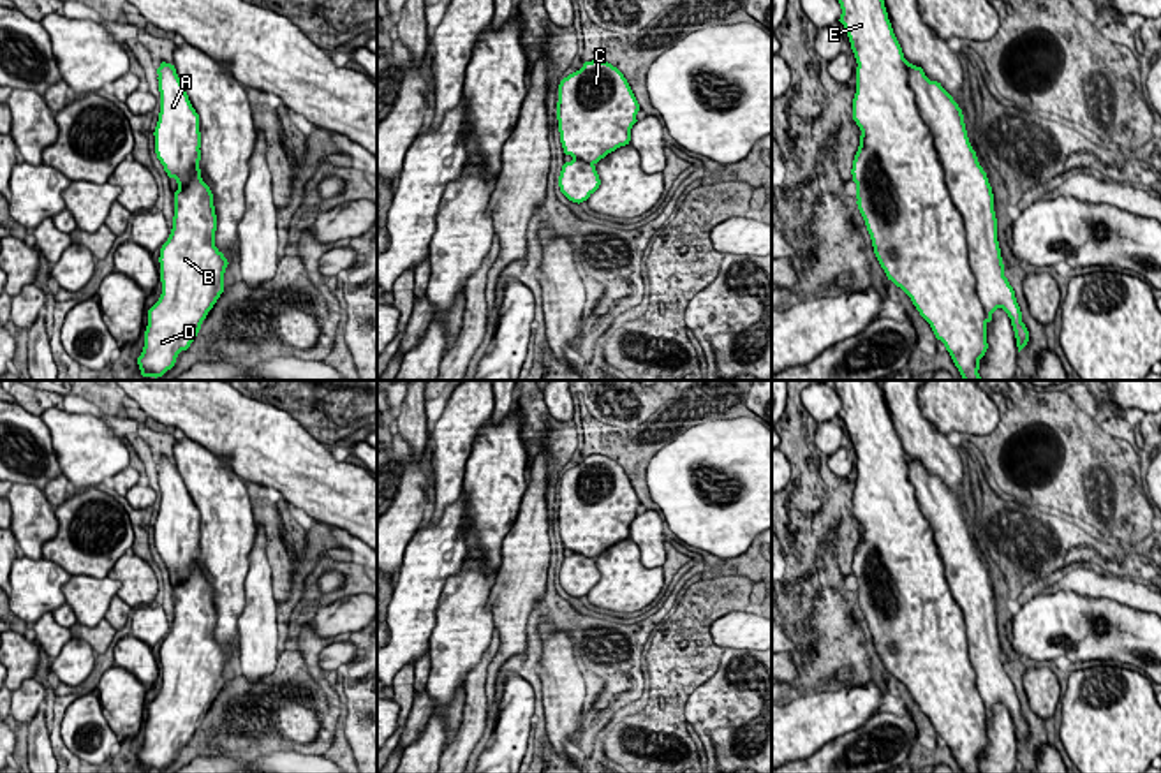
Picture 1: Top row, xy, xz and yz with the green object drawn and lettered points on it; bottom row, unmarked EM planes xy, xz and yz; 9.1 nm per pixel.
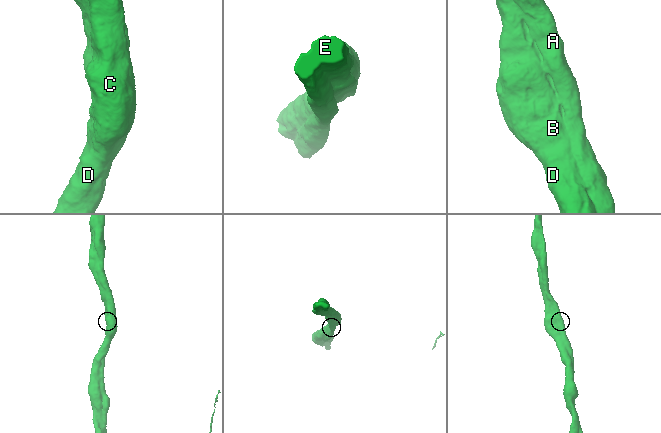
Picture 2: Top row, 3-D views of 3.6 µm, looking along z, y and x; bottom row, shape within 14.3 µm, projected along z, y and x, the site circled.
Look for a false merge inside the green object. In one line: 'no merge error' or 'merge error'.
no merge error

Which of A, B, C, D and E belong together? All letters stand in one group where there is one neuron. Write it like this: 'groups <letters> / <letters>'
groups A B C D E

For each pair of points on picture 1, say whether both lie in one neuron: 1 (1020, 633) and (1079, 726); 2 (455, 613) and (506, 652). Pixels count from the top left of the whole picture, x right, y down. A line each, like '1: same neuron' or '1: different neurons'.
1: different neurons
2: different neurons

